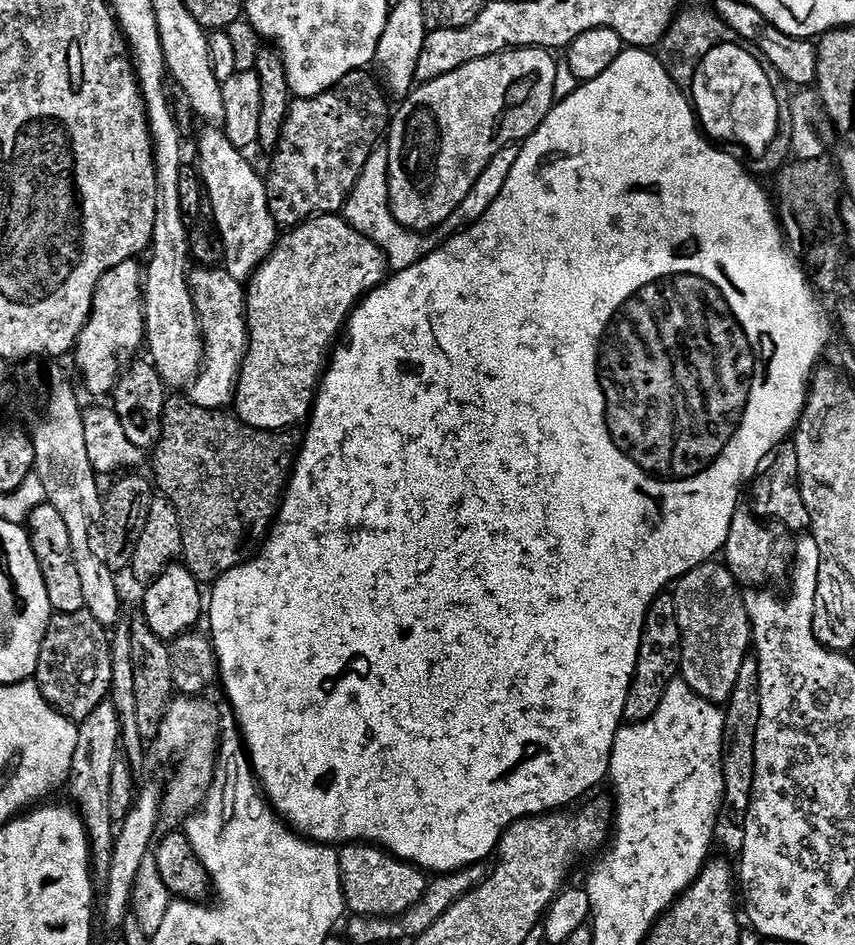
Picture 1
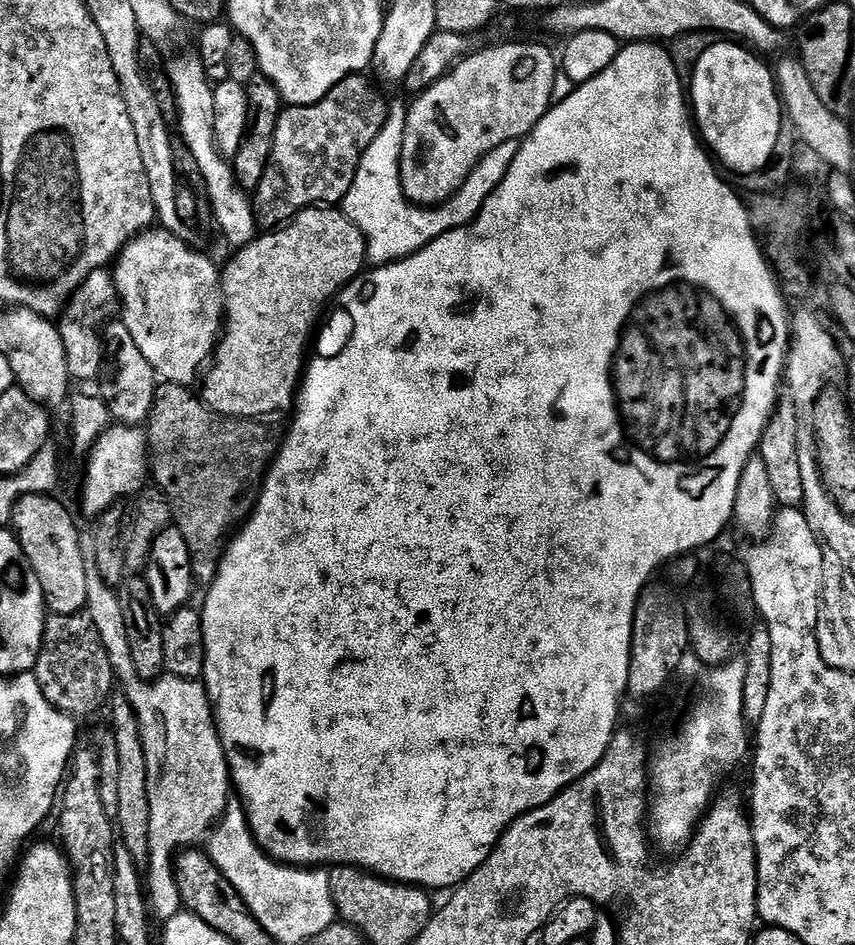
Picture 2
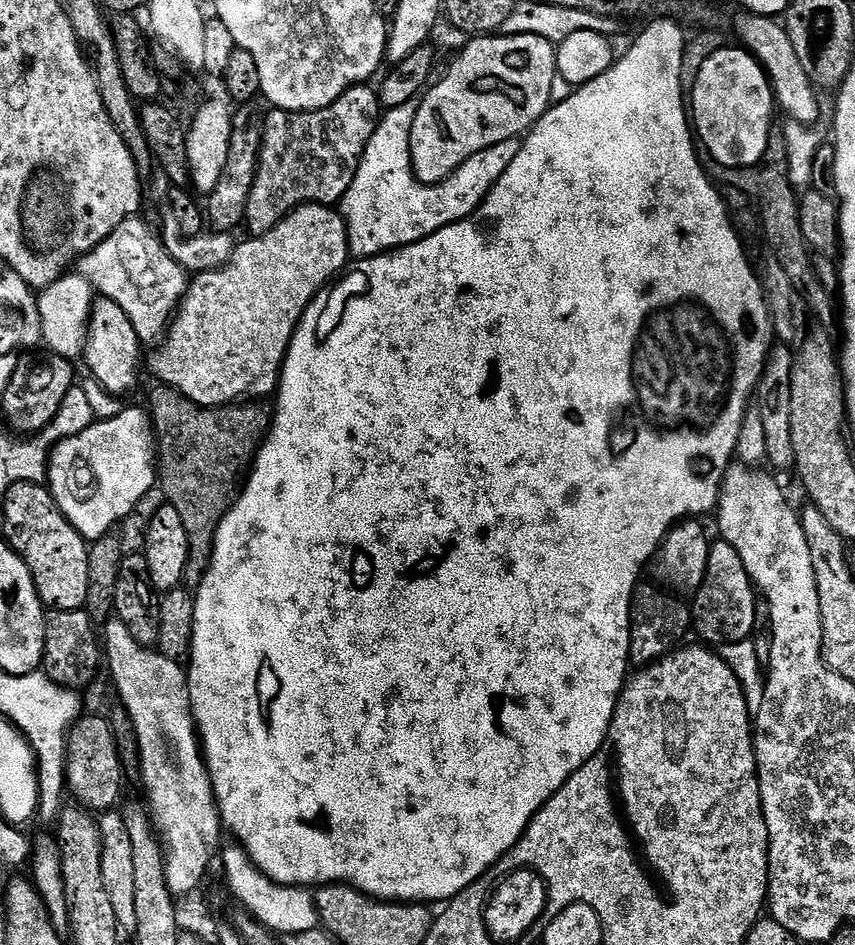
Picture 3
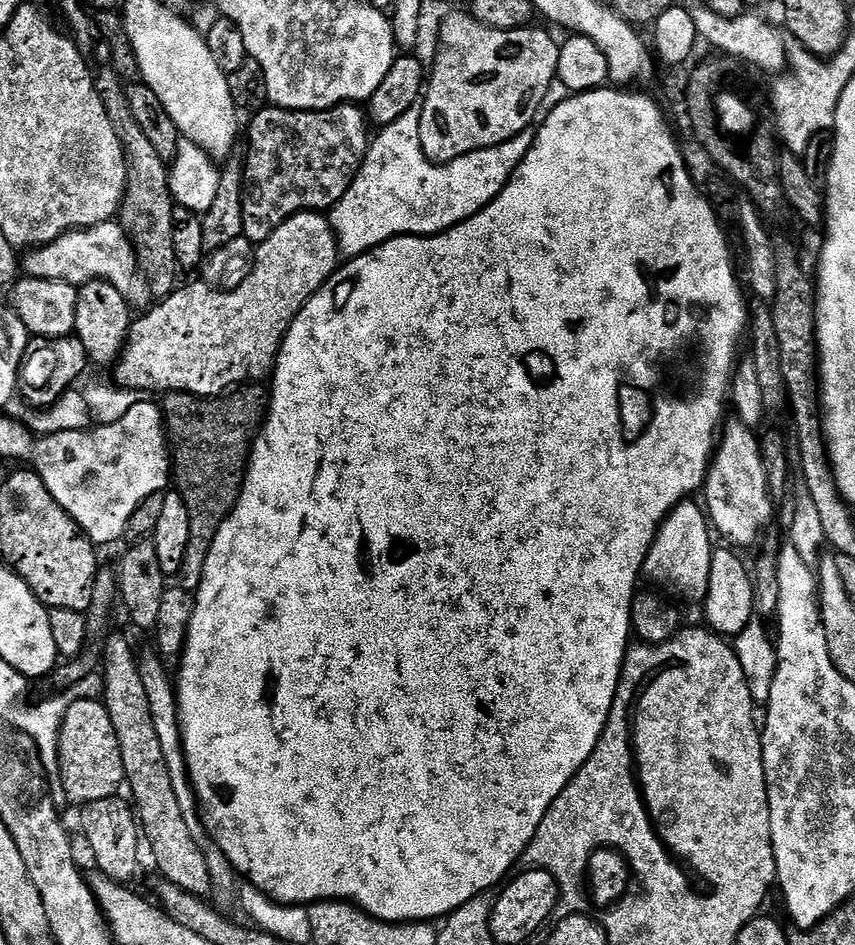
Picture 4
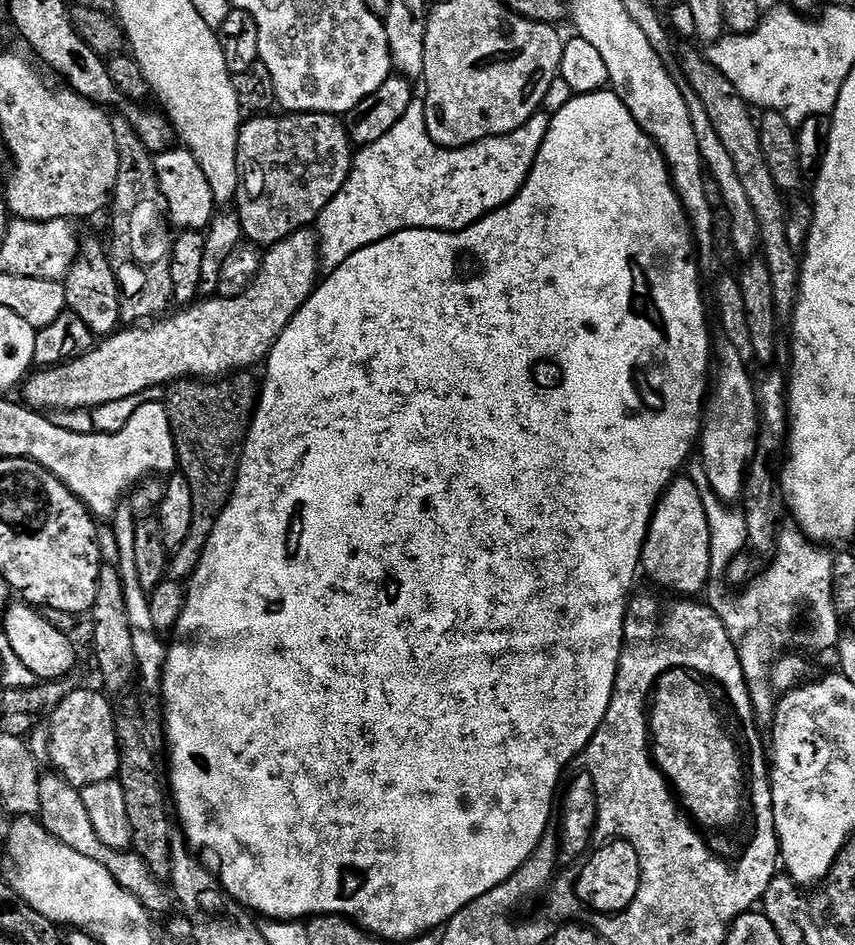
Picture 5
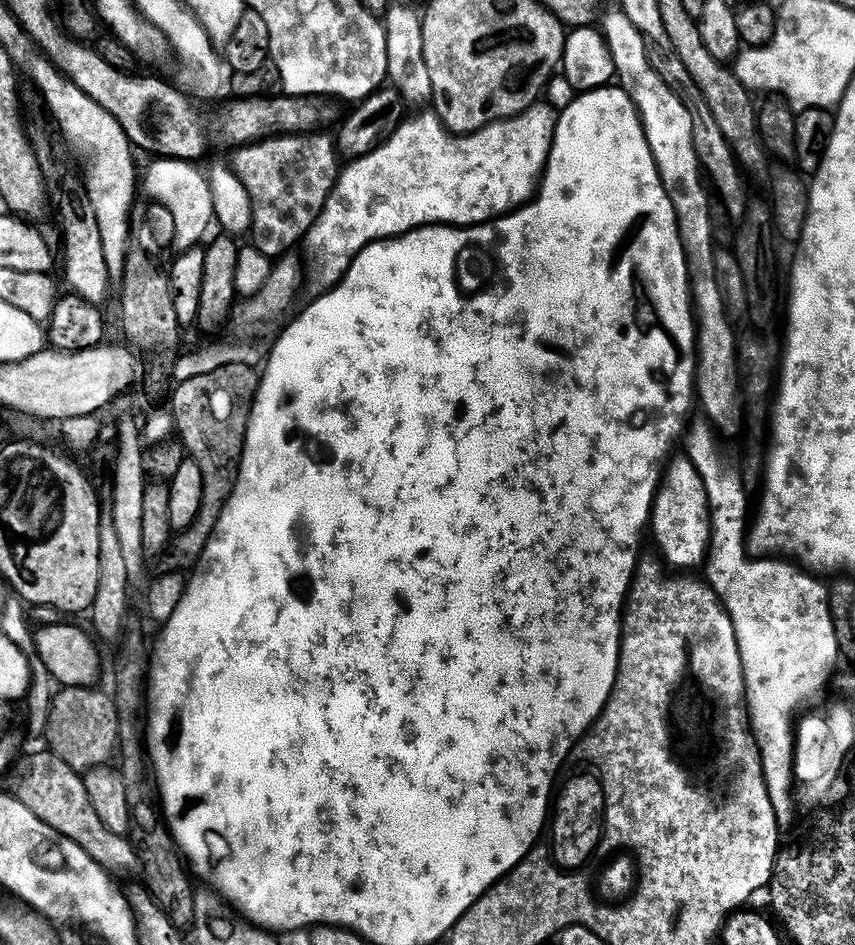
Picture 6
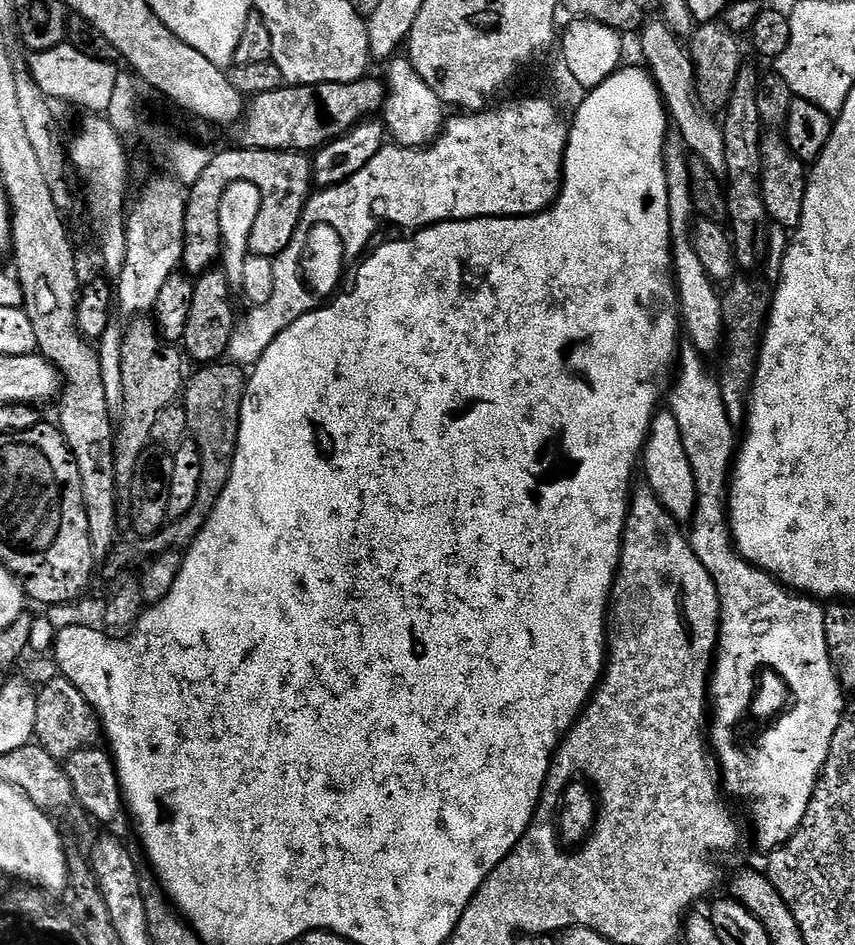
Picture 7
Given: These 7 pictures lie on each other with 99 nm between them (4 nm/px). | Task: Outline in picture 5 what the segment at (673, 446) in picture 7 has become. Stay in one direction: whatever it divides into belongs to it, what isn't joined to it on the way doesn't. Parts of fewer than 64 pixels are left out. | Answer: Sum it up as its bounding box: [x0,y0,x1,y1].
[640,476,711,596]

